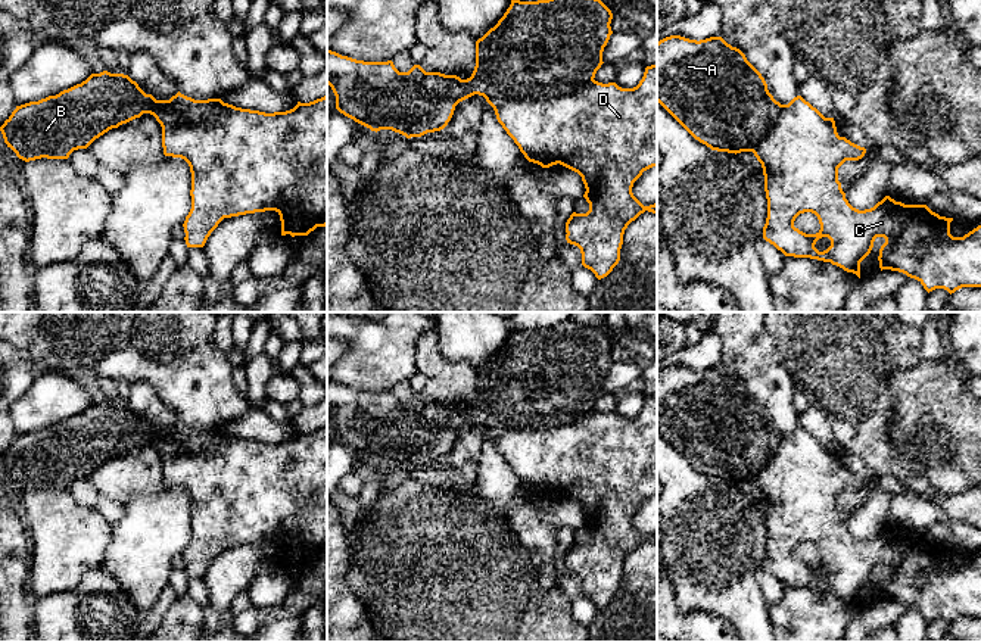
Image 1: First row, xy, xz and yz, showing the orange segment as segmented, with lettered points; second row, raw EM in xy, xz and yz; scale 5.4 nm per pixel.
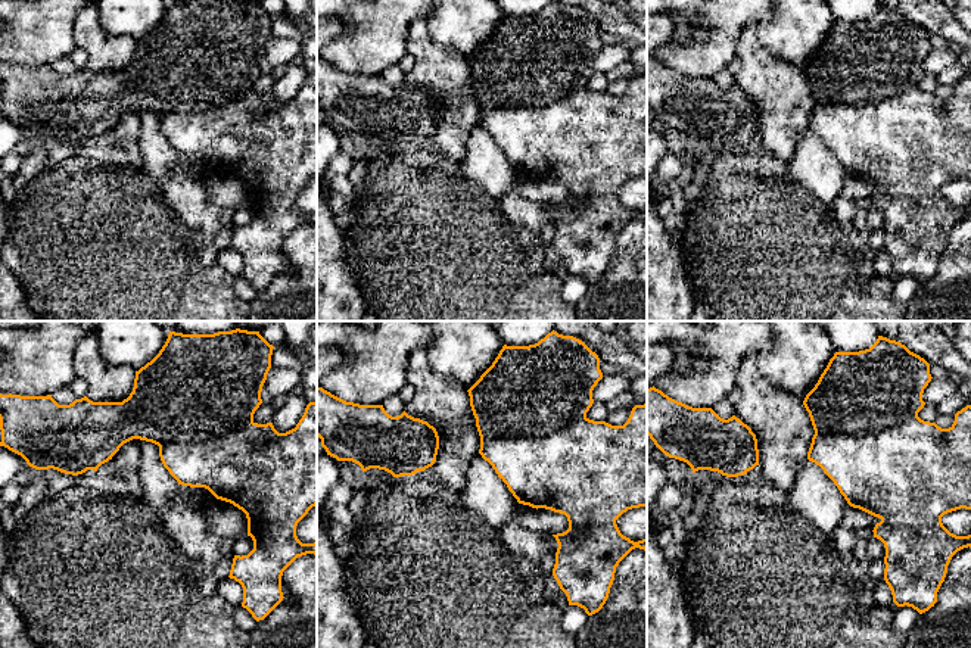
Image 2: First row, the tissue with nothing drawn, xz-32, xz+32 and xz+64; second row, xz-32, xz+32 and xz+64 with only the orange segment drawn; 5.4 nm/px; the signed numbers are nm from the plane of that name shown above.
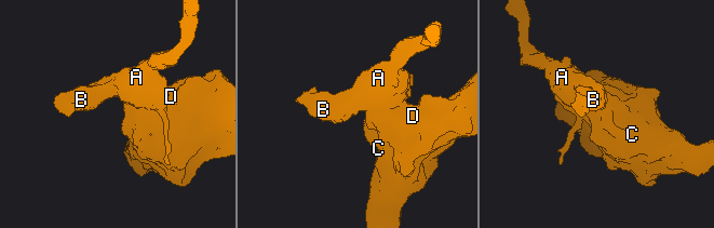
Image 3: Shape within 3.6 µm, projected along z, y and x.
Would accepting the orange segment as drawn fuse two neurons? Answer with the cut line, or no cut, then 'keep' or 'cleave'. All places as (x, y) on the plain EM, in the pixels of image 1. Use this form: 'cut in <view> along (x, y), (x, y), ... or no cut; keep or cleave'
cut in xz along (594, 410), (560, 427), (514, 429), (492, 436); cleave

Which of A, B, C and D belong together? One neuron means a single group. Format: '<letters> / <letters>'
A B / C D

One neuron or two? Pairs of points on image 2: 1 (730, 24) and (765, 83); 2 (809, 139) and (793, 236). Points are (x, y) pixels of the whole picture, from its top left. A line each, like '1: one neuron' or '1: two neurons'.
1: two neurons
2: two neurons

